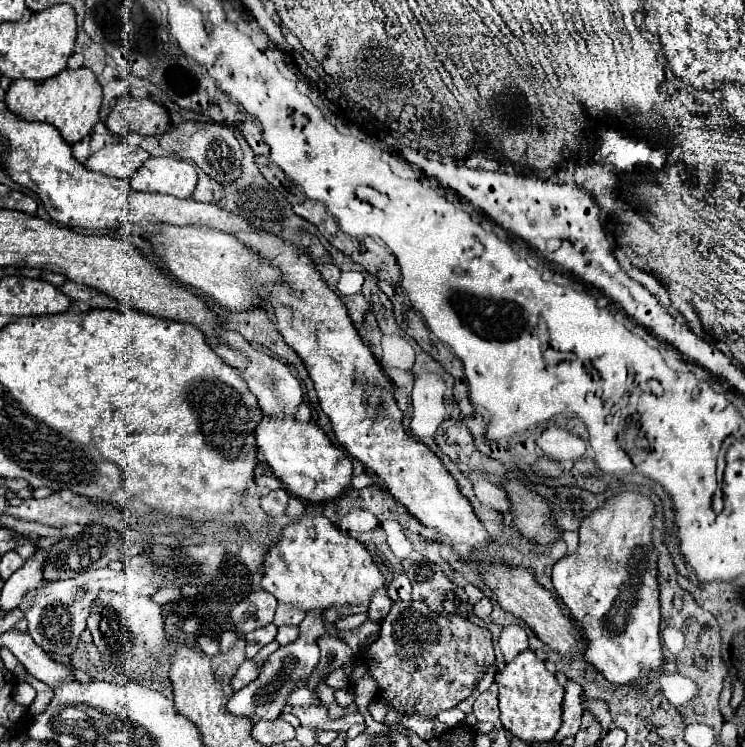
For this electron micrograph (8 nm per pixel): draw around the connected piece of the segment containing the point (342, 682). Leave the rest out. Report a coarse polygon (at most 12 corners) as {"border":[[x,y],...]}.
{"border":[[342,668],[324,674],[330,688],[348,688]]}

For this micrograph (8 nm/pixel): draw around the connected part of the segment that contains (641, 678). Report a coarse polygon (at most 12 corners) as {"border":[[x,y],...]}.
{"border":[[606,500],[552,584],[614,684],[664,664],[654,504]]}

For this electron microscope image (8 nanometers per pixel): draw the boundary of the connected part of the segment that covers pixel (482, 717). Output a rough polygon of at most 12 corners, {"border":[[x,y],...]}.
{"border":[[482,692],[474,702],[478,722],[500,728],[498,696]]}

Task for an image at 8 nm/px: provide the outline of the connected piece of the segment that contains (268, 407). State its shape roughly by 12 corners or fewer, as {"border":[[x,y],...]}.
{"border":[[238,332],[220,342],[250,354],[242,370],[264,416],[294,418],[302,388],[284,362]]}

